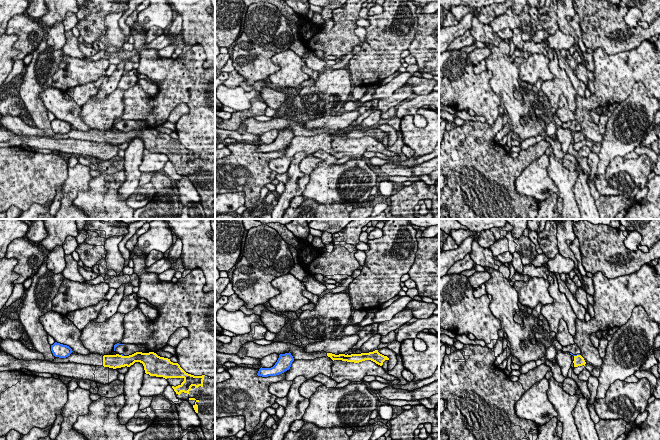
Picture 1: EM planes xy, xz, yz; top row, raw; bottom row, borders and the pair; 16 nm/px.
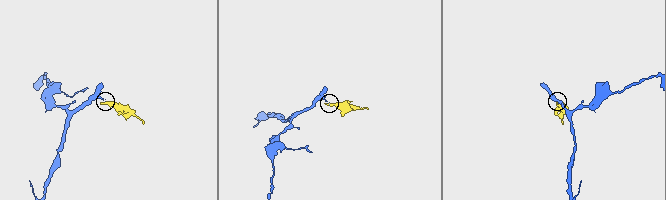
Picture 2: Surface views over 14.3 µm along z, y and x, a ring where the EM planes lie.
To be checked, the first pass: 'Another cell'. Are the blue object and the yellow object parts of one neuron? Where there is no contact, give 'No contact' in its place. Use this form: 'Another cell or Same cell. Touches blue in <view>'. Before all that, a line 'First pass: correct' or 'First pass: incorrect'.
First pass: correct
Another cell. Touches blue in yz

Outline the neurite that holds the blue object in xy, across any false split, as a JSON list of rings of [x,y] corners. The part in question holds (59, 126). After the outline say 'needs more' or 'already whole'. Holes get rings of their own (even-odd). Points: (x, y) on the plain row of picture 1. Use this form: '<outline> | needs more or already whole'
[[[57,118],[51,121],[51,127],[55,133],[59,134],[66,134],[73,128],[69,122]]] | already whole

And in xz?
[[[291,129],[280,130],[277,138],[271,144],[260,144],[257,151],[262,153],[276,152],[289,146],[294,137]]] | already whole

